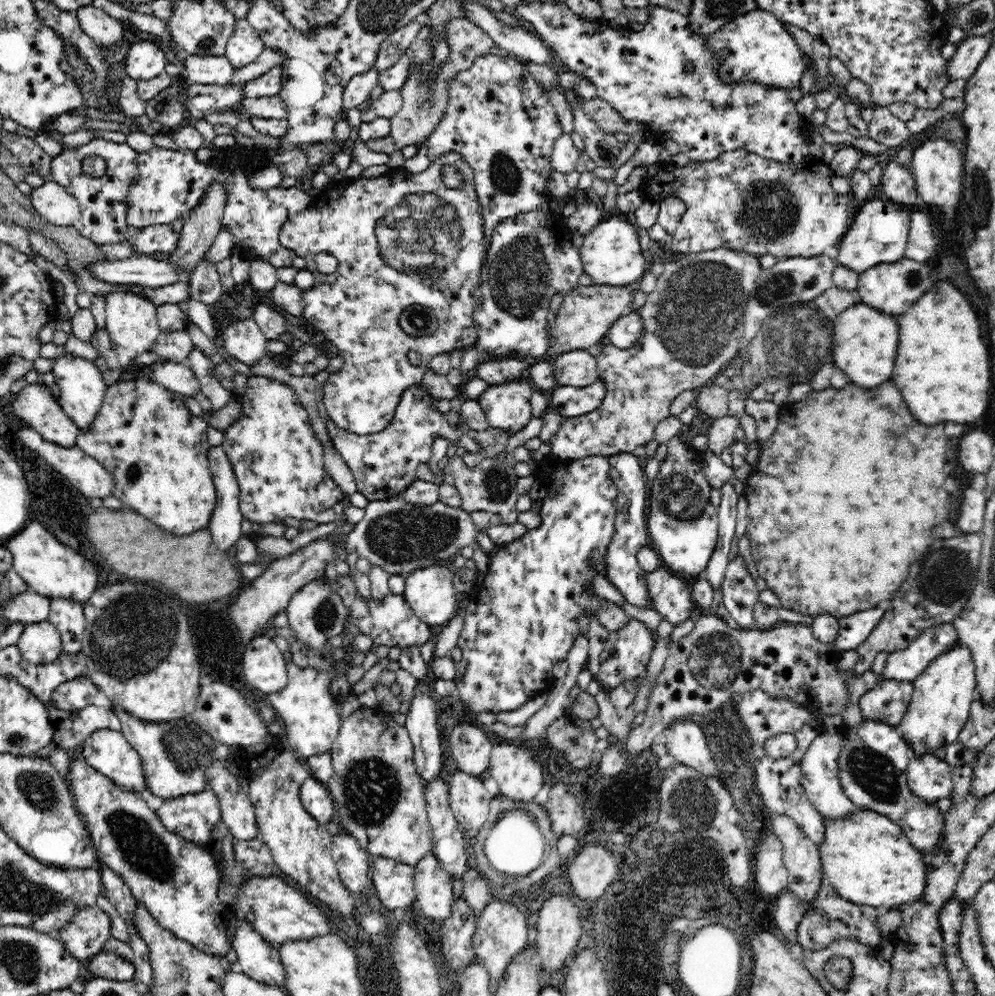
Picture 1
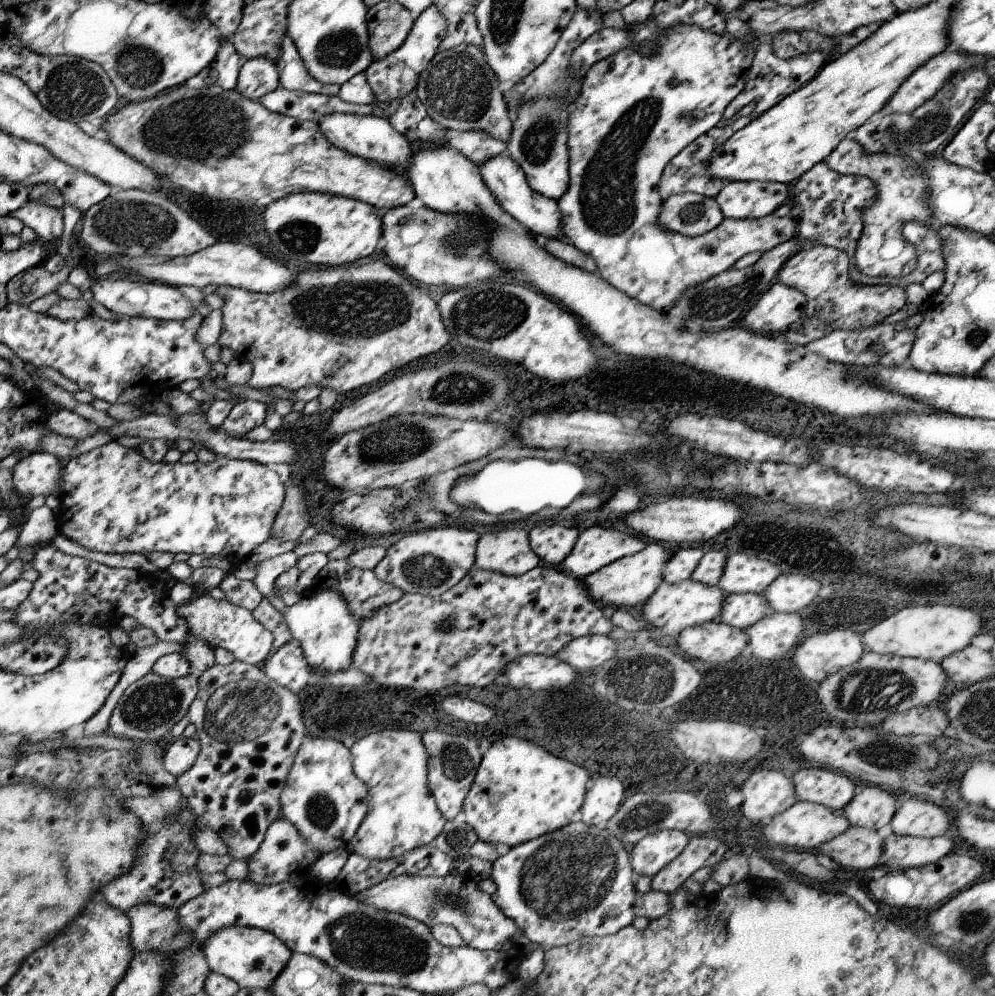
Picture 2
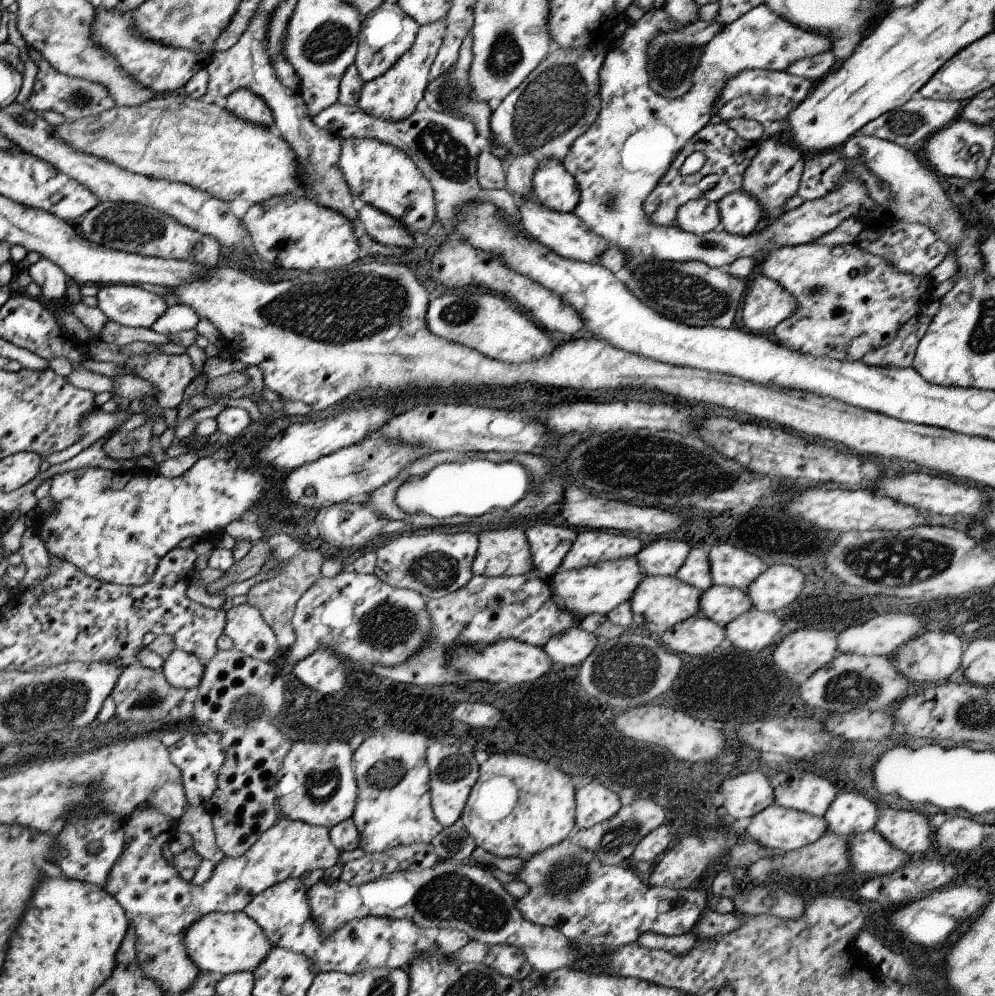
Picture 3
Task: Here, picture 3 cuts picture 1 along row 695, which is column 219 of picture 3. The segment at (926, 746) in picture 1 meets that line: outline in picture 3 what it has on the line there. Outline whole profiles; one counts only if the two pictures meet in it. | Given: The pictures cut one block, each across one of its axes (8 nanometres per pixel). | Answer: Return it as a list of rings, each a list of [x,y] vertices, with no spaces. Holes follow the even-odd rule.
[[[245,912],[203,916],[185,934],[185,948],[187,948],[189,958],[201,970],[201,974],[215,974],[217,978],[237,974],[237,972],[253,974],[273,950],[265,932]]]

